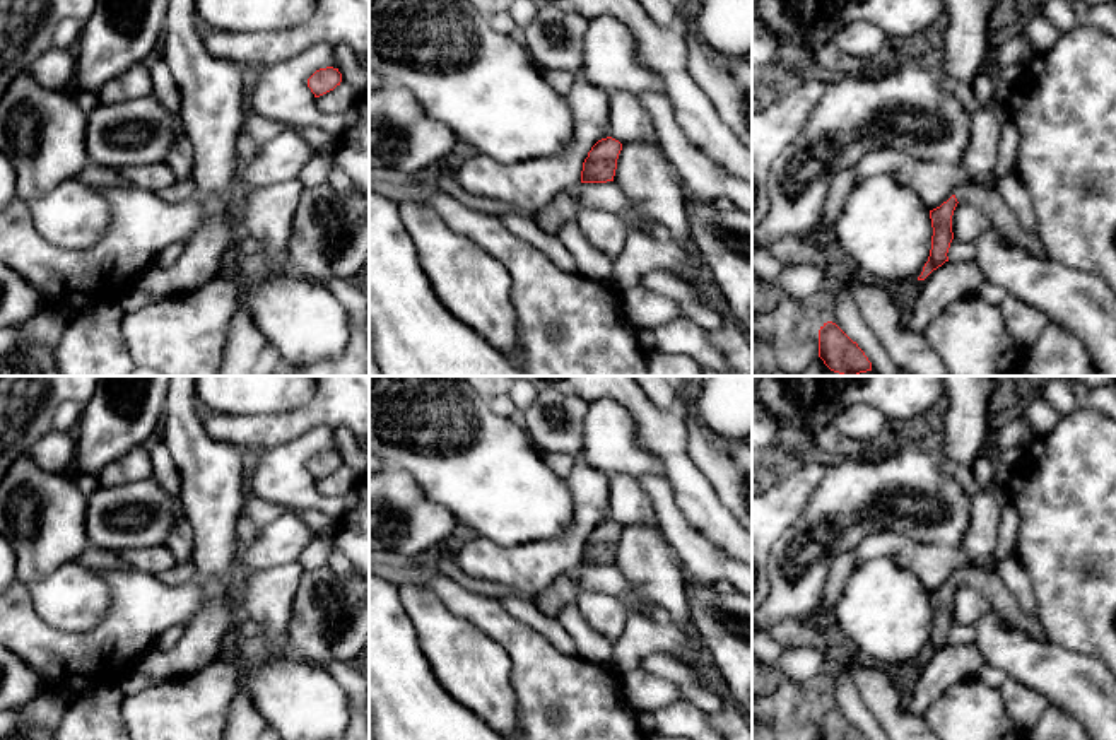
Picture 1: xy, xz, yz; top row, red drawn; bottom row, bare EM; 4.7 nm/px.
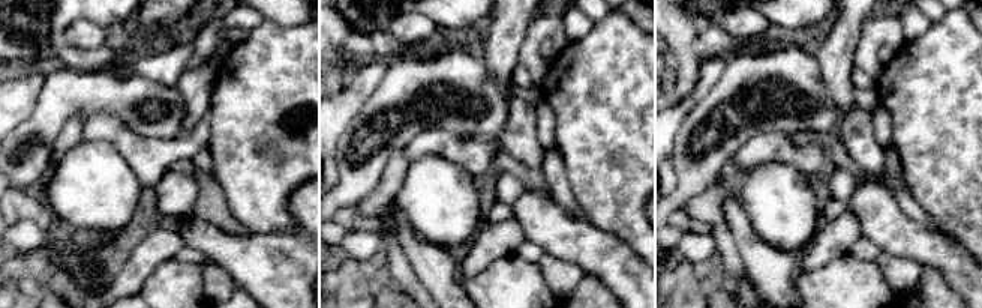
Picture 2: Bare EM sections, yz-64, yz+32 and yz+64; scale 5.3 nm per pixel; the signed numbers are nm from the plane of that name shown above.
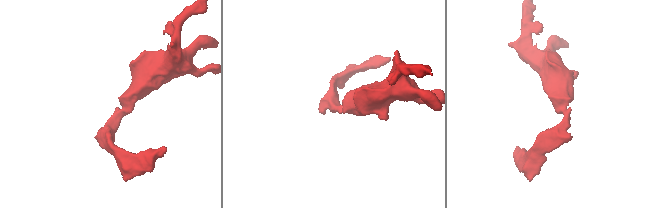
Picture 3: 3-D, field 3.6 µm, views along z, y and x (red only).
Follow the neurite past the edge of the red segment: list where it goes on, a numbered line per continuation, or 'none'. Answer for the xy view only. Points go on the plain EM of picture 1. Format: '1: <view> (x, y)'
none

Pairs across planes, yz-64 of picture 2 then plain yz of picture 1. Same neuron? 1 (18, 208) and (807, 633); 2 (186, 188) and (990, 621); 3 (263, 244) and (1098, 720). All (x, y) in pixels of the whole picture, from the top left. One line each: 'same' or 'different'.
1: same
2: different
3: same

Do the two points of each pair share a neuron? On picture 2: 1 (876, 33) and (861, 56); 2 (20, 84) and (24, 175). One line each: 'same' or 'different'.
1: same
2: different

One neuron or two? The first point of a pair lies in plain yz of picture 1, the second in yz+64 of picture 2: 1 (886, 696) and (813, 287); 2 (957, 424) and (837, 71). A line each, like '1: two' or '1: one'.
1: two
2: one

